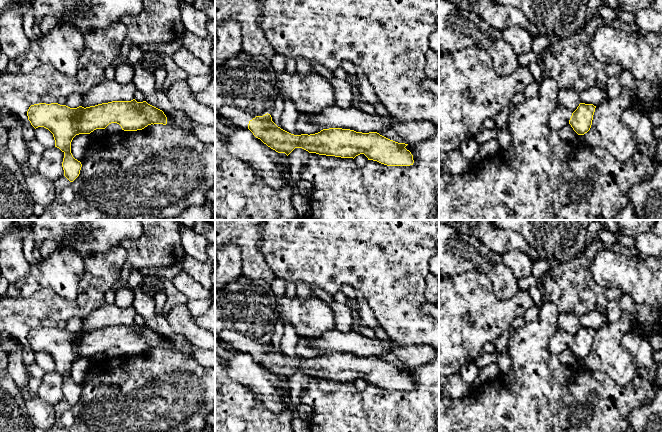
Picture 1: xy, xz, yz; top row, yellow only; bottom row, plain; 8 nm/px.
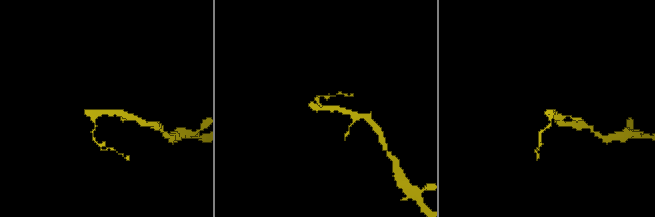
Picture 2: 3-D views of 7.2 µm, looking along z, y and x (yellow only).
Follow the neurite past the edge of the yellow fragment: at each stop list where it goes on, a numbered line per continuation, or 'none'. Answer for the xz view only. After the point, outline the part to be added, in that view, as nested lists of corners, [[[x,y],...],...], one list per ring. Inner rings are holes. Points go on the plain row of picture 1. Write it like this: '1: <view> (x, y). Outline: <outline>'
1: xz (245, 311). Outline: [[[241,278],[215,292],[215,340],[220,341],[230,350],[248,353],[249,345],[256,340],[271,338],[275,324],[279,320],[276,295],[270,283]]]

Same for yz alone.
none

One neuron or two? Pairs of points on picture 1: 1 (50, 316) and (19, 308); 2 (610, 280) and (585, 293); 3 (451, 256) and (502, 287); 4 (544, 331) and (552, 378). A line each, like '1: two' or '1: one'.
1: one
2: two
3: one
4: one

